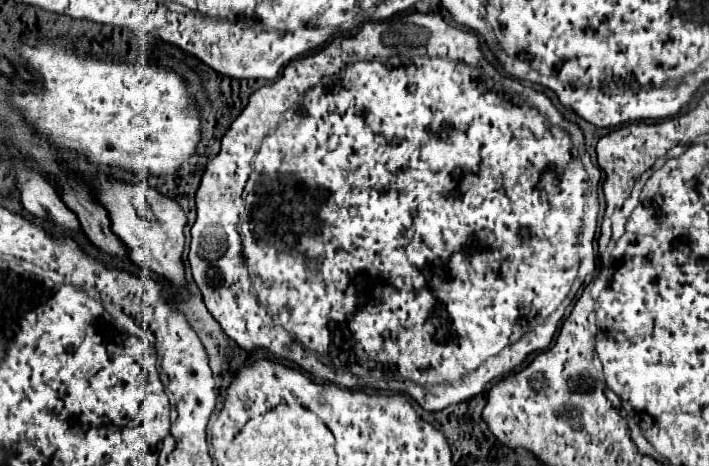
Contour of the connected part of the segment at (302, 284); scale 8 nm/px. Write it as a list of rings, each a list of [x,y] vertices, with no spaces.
[[[395,15],[385,21],[369,21],[361,27],[361,31],[353,37],[339,37],[331,41],[327,47],[323,47],[319,53],[291,61],[283,77],[279,77],[273,85],[265,85],[257,89],[251,97],[247,107],[241,111],[241,115],[231,123],[229,131],[221,139],[221,151],[215,159],[209,161],[201,185],[197,189],[197,221],[191,227],[191,249],[189,249],[189,265],[193,269],[193,279],[197,287],[203,293],[203,301],[209,309],[209,313],[219,321],[223,331],[243,349],[255,351],[265,347],[269,353],[273,353],[279,359],[289,359],[303,367],[309,375],[319,377],[323,381],[331,381],[343,387],[369,387],[369,389],[381,389],[387,393],[405,393],[413,397],[425,411],[441,411],[449,405],[461,403],[465,399],[471,399],[479,395],[485,385],[497,377],[509,375],[517,365],[525,361],[525,357],[533,351],[543,351],[549,347],[555,329],[563,317],[564,311],[571,304],[579,288],[588,276],[592,275],[596,268],[593,241],[597,228],[599,201],[597,201],[597,183],[601,179],[601,173],[597,167],[591,165],[589,153],[583,145],[583,133],[577,125],[565,121],[561,113],[553,107],[549,97],[543,97],[543,93],[533,91],[519,81],[509,81],[503,77],[489,61],[485,61],[477,35],[467,33],[463,29],[457,29],[455,25],[447,25],[441,15]]]

